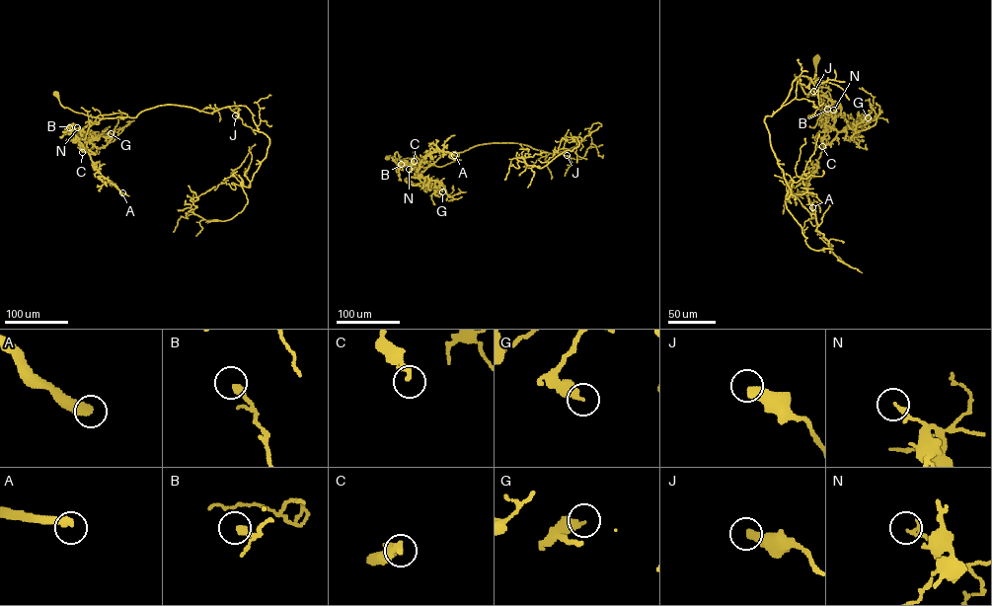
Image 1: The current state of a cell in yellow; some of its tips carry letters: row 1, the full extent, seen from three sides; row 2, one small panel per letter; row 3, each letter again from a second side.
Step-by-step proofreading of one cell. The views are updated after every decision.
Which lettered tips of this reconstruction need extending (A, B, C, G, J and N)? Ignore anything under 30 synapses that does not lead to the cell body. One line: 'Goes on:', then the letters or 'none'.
Goes on: A

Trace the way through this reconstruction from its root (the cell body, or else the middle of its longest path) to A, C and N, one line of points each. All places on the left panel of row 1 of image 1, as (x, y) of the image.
A: (54, 94), (64, 107), (99, 118), (84, 129), (89, 154), (98, 172), (122, 192)
C: (54, 94), (64, 107), (99, 118), (84, 128), (86, 142), (77, 139), (82, 152)
N: (54, 94), (64, 107), (99, 118), (84, 128), (86, 142), (80, 137), (77, 127)

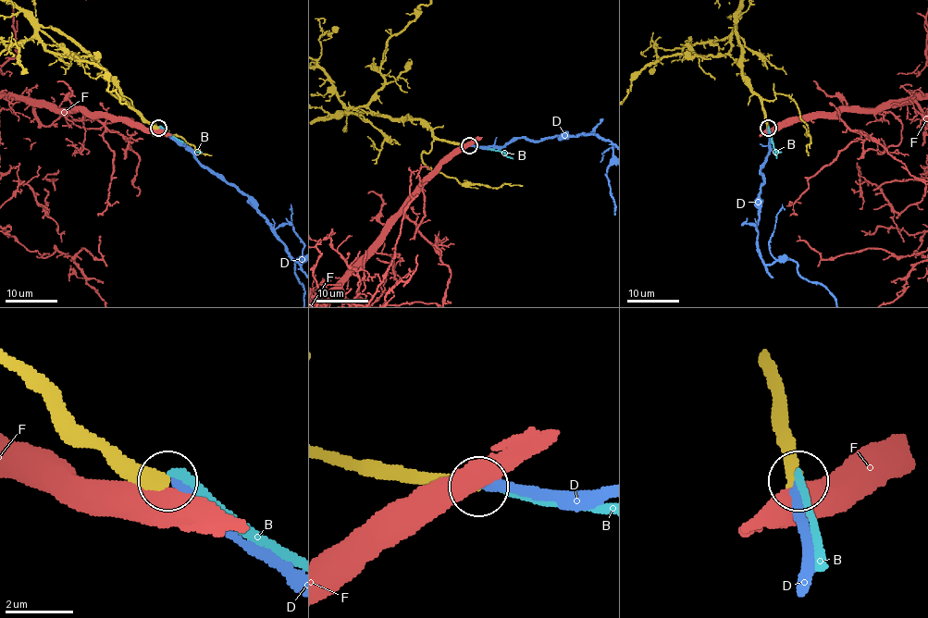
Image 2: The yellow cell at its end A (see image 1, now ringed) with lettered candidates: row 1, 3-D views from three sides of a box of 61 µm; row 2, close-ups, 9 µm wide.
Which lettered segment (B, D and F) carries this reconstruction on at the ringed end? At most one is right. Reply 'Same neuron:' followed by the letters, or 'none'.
Same neuron: D

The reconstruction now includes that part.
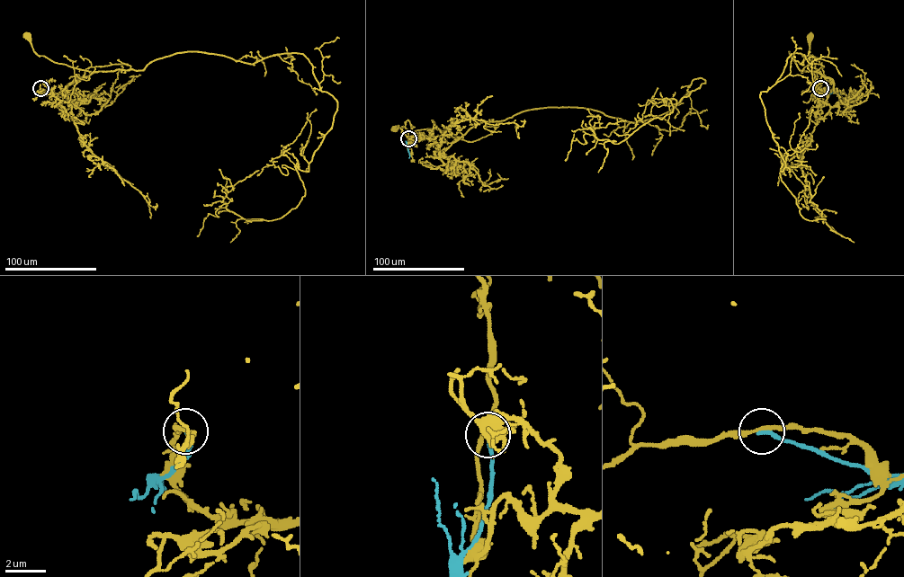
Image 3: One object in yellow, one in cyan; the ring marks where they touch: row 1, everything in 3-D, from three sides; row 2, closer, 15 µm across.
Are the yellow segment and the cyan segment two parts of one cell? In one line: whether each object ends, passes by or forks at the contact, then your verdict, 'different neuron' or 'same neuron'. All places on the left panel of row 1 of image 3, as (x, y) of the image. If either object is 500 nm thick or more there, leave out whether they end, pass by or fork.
yellow passes by; cyan ends there; different neuron

